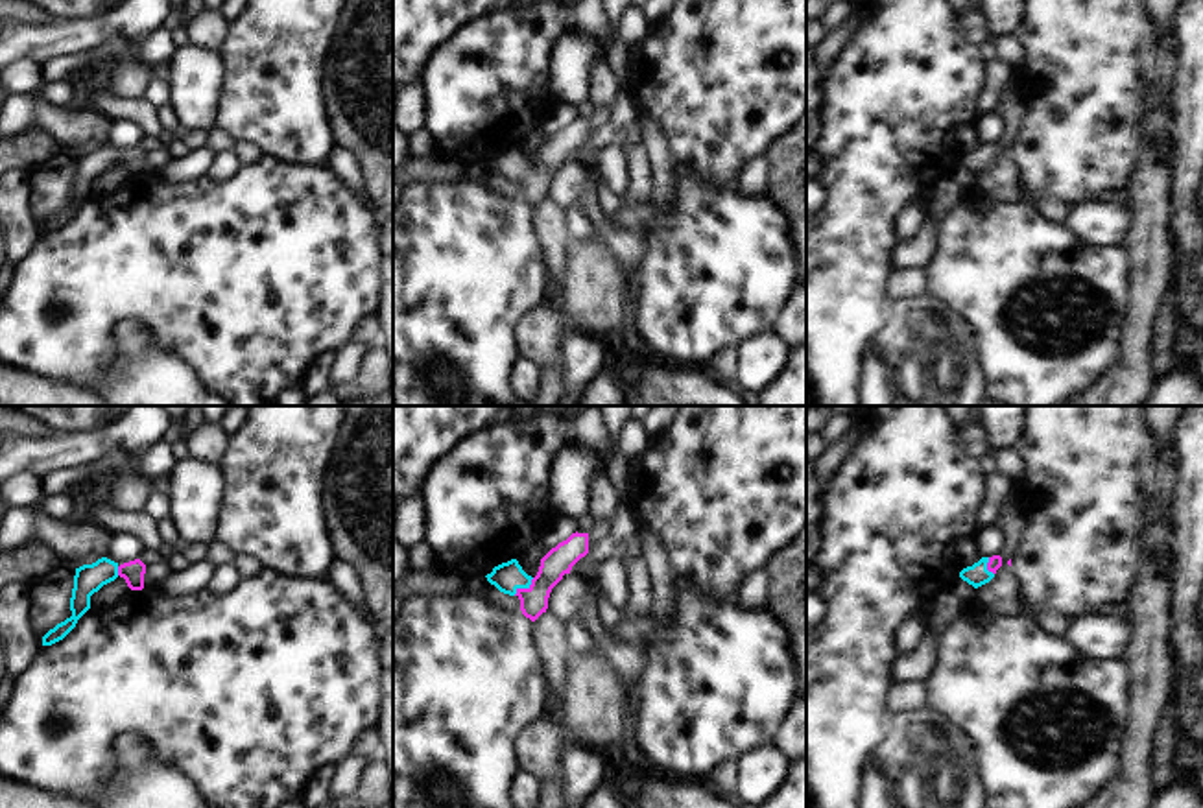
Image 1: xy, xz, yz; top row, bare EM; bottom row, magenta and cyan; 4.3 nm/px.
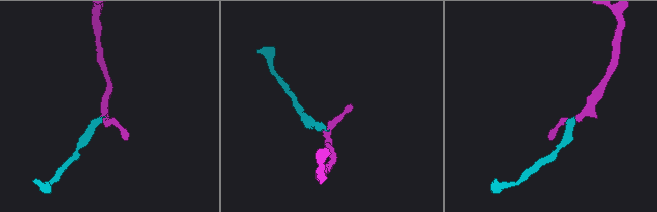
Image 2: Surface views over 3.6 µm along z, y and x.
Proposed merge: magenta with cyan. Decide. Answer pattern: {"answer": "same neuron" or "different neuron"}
{"answer": "same neuron"}

